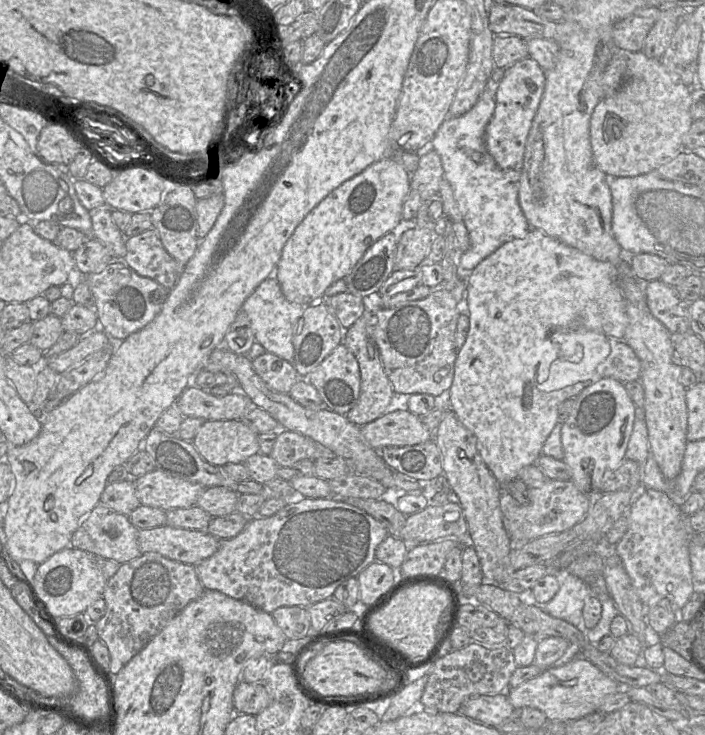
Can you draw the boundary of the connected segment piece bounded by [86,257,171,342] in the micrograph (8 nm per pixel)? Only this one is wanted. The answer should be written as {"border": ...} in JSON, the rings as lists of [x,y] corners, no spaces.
{"border":[[[113,257],[101,272],[86,275],[86,280],[94,297],[98,328],[113,342],[120,342],[149,324],[162,309],[171,290],[137,274],[122,257]]]}

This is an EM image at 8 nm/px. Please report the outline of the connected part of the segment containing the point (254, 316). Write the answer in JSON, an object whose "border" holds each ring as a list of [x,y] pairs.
{"border":[[[275,273],[263,280],[256,289],[245,299],[241,311],[249,318],[255,340],[260,343],[267,352],[271,352],[291,363],[294,354],[292,336],[298,319],[308,306],[291,303],[282,293]]]}

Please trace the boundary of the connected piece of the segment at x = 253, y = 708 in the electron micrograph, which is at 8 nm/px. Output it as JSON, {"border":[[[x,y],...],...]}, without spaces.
{"border":[[[243,680],[237,683],[233,693],[233,705],[238,713],[256,716],[270,702],[270,695],[261,683],[248,683]]]}

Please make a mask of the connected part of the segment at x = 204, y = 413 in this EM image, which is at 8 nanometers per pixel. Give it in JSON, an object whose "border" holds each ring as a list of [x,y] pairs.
{"border":[[[197,386],[186,387],[175,402],[184,418],[239,420],[254,406],[247,395],[228,393],[215,396]]]}

